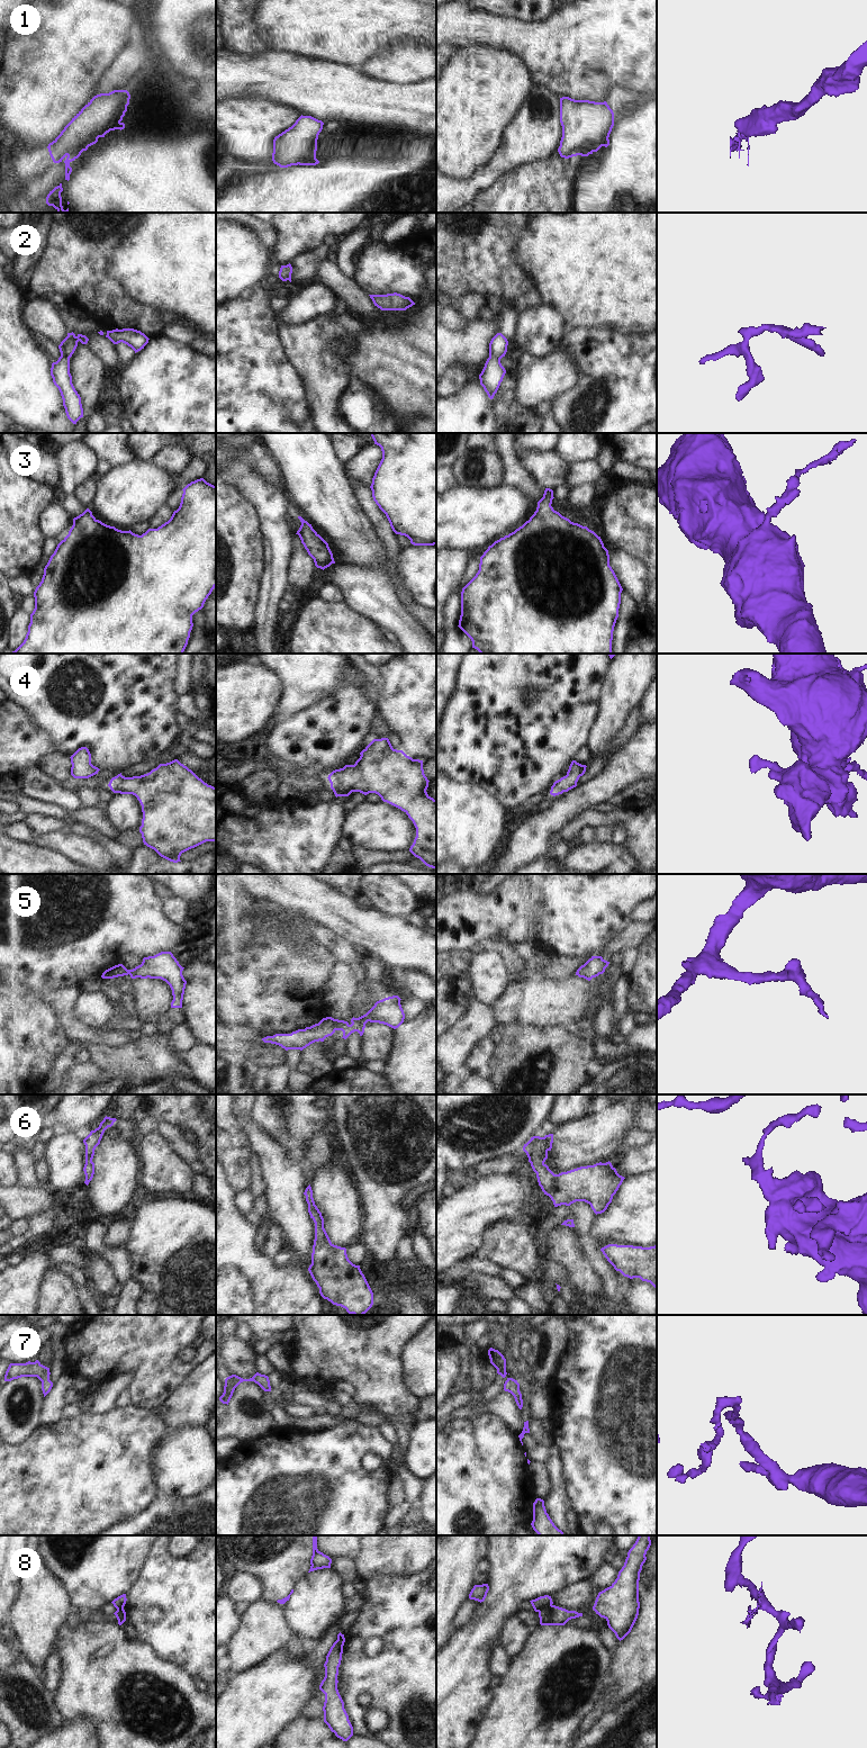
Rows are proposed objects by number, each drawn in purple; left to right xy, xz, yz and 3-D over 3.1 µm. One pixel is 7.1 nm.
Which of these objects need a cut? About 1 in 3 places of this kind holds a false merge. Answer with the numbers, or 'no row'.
1, 8

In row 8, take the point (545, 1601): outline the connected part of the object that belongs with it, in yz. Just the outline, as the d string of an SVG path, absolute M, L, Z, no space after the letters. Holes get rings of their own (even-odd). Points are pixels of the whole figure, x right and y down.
M549 1595L540 1596L535 1600L530 1601L530 1602L531 1602L535 1612L539 1612L541 1609L549 1607L553 1604L552 1598Z

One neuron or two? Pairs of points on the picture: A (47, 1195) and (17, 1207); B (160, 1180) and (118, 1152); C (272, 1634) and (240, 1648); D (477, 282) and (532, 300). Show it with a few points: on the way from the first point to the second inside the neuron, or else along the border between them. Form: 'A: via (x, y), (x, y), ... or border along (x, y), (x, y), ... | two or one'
A: via (39, 1200), (25, 1203) | one
B: border along (140, 1159), (142, 1165) | two
C: via (264, 1634), (247, 1648) | one
D: border along (532, 287), (524, 296) | two

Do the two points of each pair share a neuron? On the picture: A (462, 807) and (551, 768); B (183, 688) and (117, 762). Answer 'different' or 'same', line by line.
A: different
B: different

